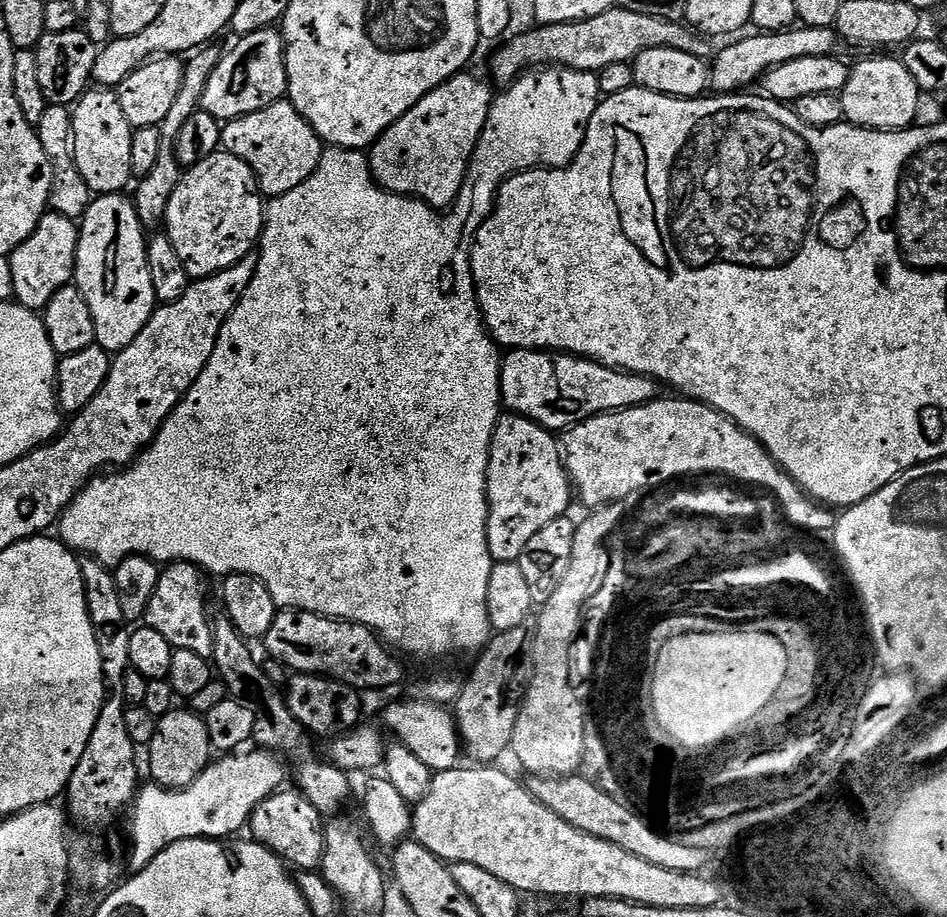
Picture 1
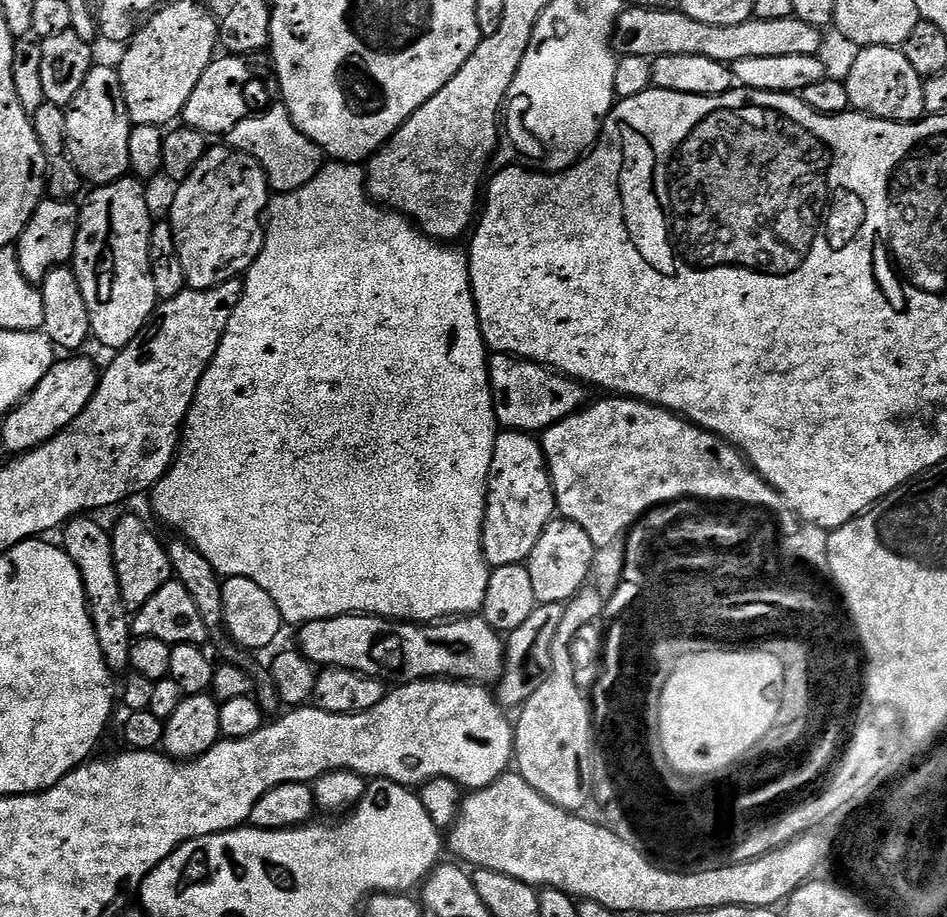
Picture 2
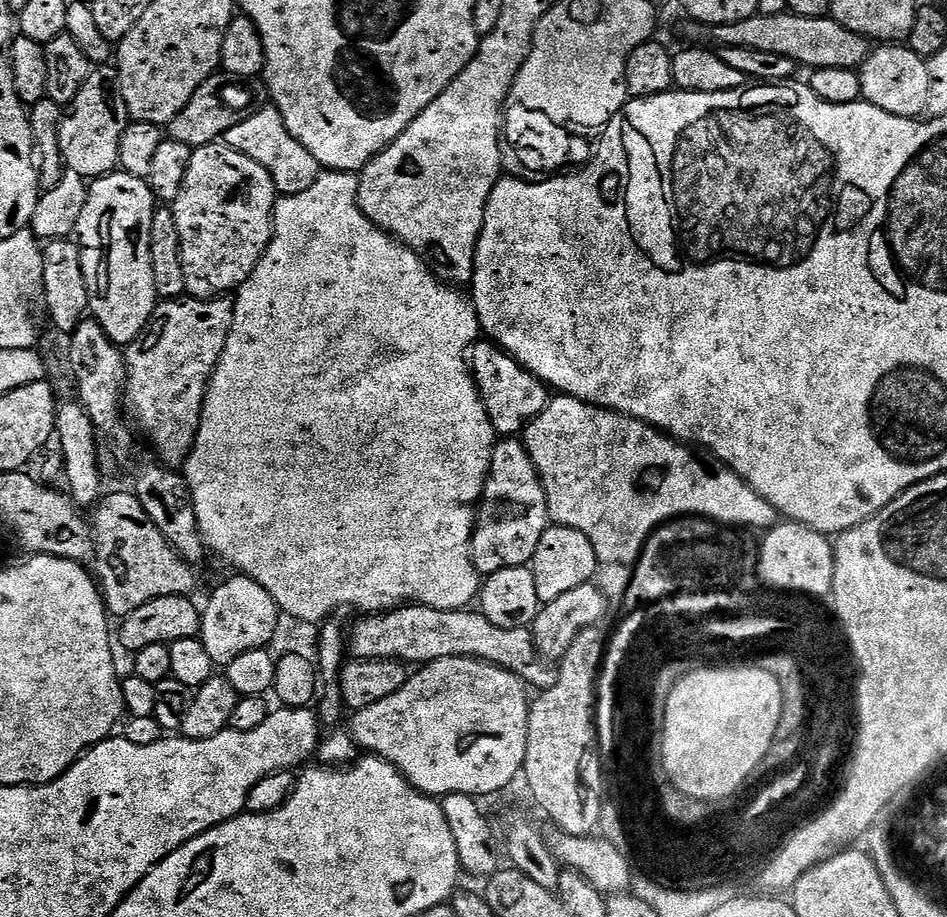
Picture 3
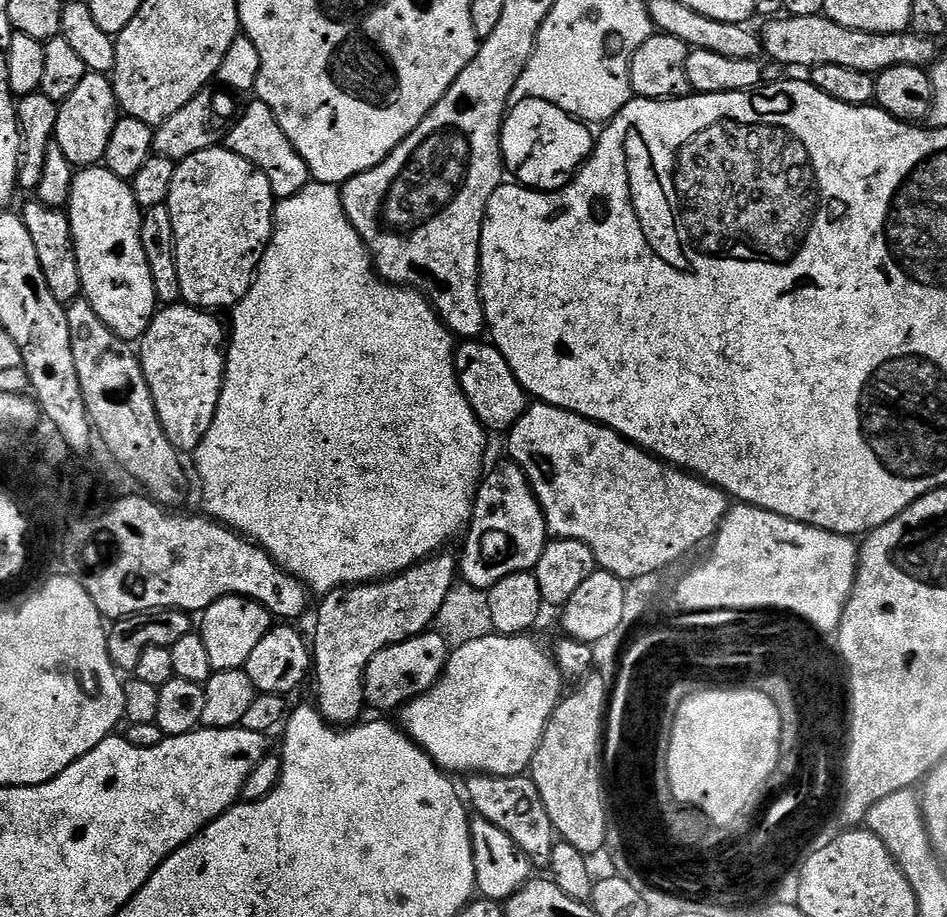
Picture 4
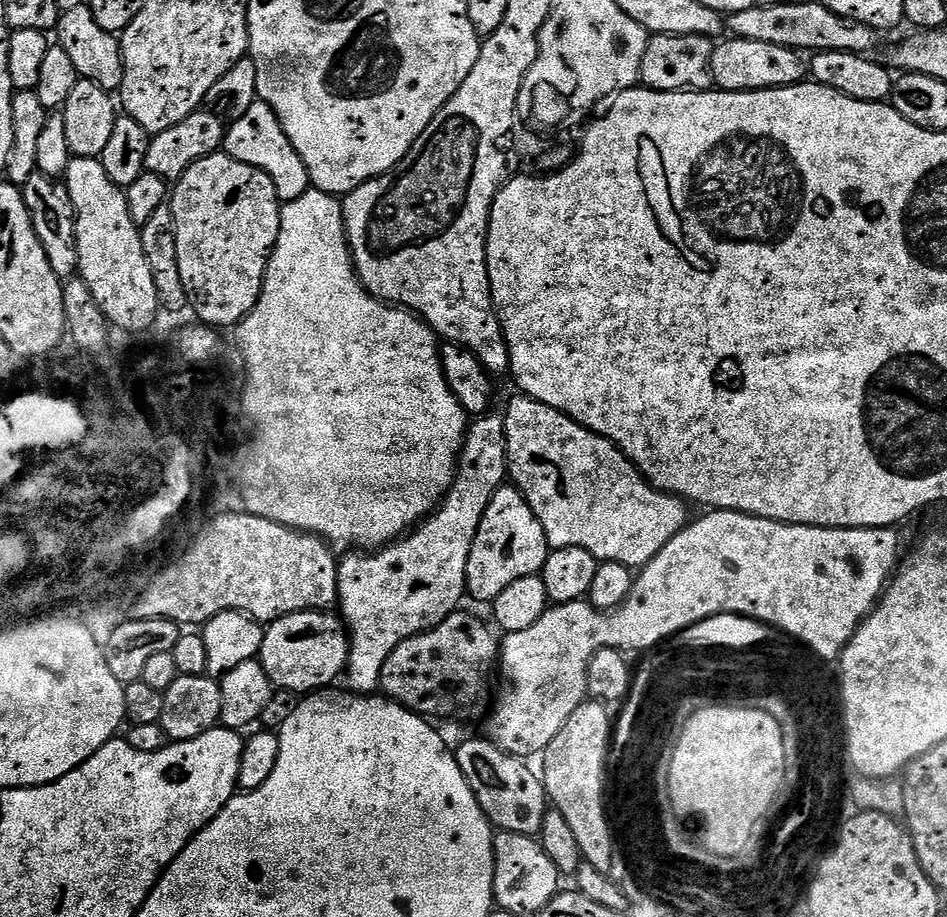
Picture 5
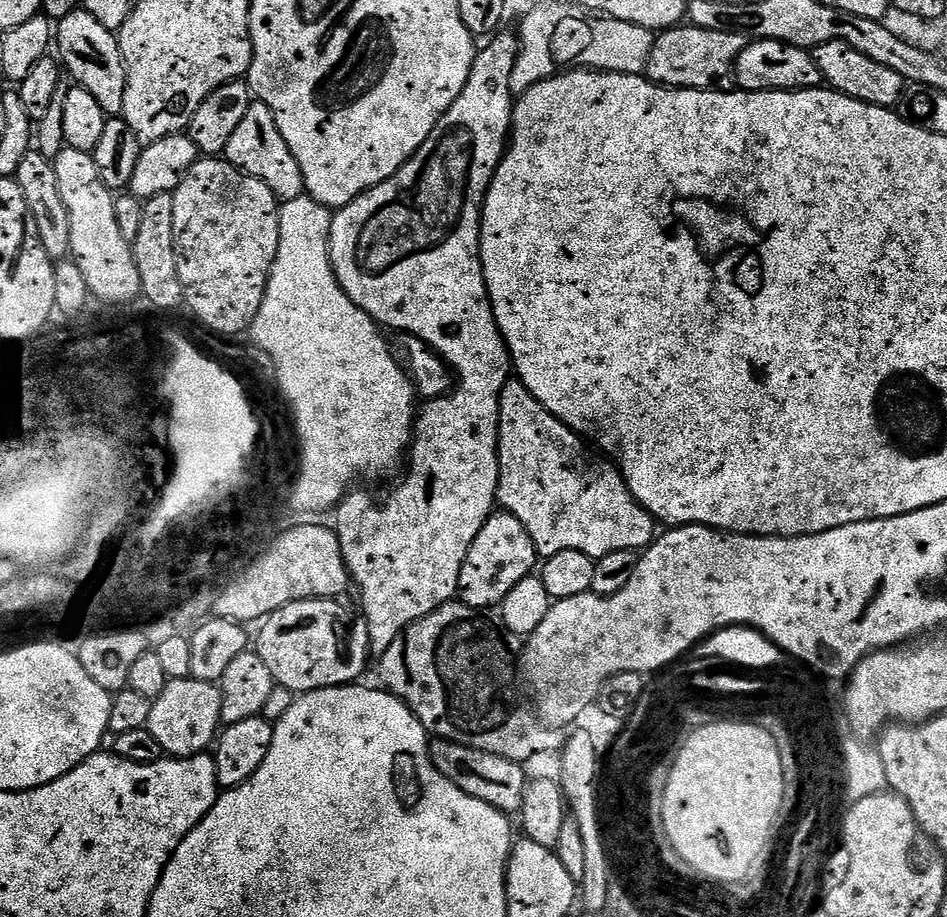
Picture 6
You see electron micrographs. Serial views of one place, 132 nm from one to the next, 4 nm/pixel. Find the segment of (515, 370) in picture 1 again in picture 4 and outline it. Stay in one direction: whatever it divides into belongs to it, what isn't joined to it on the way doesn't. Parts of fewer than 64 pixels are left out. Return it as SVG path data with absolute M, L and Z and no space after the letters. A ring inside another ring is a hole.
M468 338L456 345L456 377L462 386L462 394L466 394L466 402L474 410L474 414L489 433L507 433L522 418L528 408L530 397L525 392L518 378L510 370L506 358L498 351L495 344L476 338Z

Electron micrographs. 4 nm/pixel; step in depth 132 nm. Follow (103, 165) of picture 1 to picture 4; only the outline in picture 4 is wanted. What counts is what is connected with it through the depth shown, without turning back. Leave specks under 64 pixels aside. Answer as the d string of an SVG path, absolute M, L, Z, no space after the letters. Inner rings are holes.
M87 72L74 94L60 105L54 143L73 166L99 165L106 154L106 146L110 146L110 134L114 134L117 119L118 105L111 79L103 72Z

